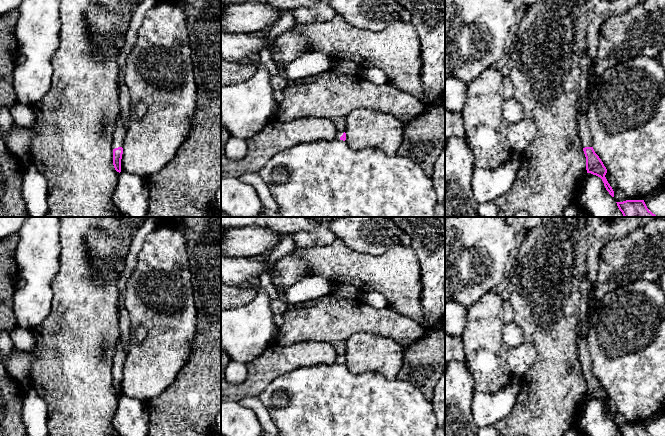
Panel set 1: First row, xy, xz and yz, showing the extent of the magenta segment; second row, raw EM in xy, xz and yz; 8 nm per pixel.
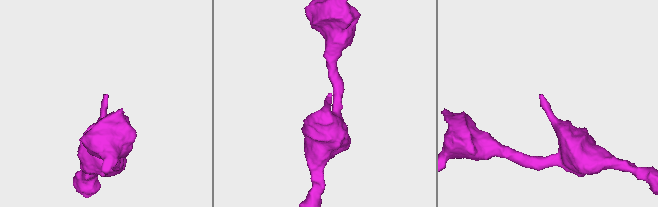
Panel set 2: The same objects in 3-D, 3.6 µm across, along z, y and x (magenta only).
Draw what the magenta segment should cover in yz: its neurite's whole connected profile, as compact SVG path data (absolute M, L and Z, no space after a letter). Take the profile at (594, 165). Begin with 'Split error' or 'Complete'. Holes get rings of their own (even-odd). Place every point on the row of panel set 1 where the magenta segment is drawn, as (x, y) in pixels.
Split error. M586 50L582 55L580 62L580 68L581 68L580 87L578 90L578 100L576 104L576 114L577 114L576 120L577 120L578 136L580 138L583 151L586 157L587 173L591 173L593 175L600 177L604 183L606 190L612 197L614 197L614 191L605 177L607 169L592 147L592 135L590 133L590 129L587 123L587 114L581 113L581 110L587 104L587 100L591 97L588 82L589 64L590 64L590 57Z

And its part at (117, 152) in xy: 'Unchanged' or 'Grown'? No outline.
Grown

